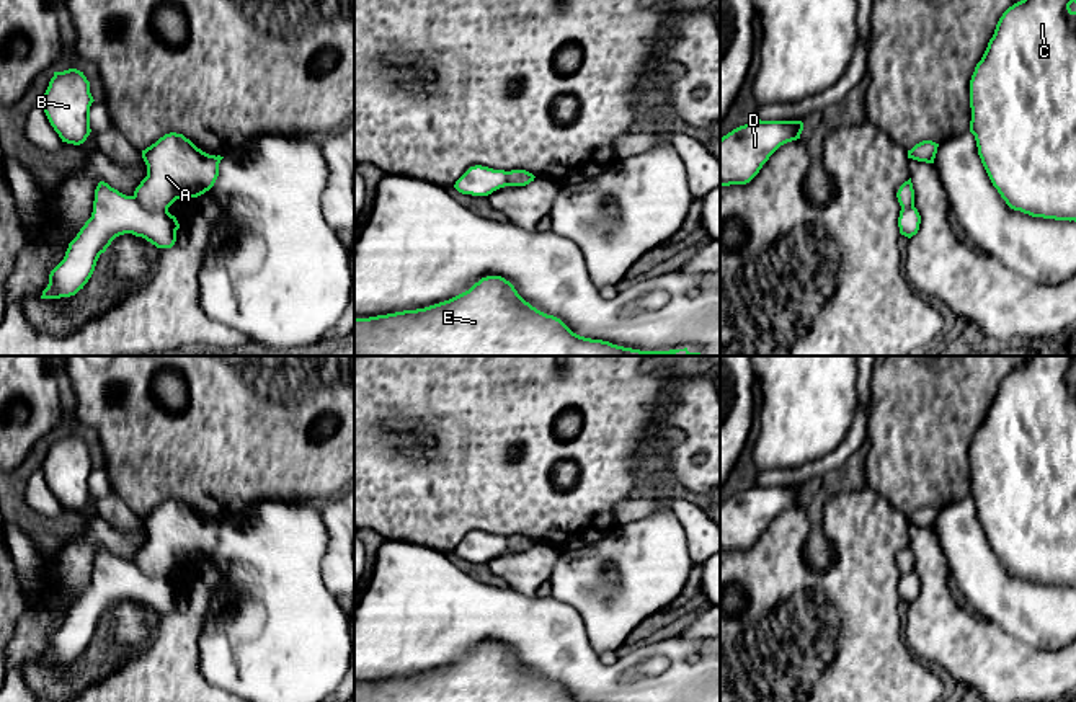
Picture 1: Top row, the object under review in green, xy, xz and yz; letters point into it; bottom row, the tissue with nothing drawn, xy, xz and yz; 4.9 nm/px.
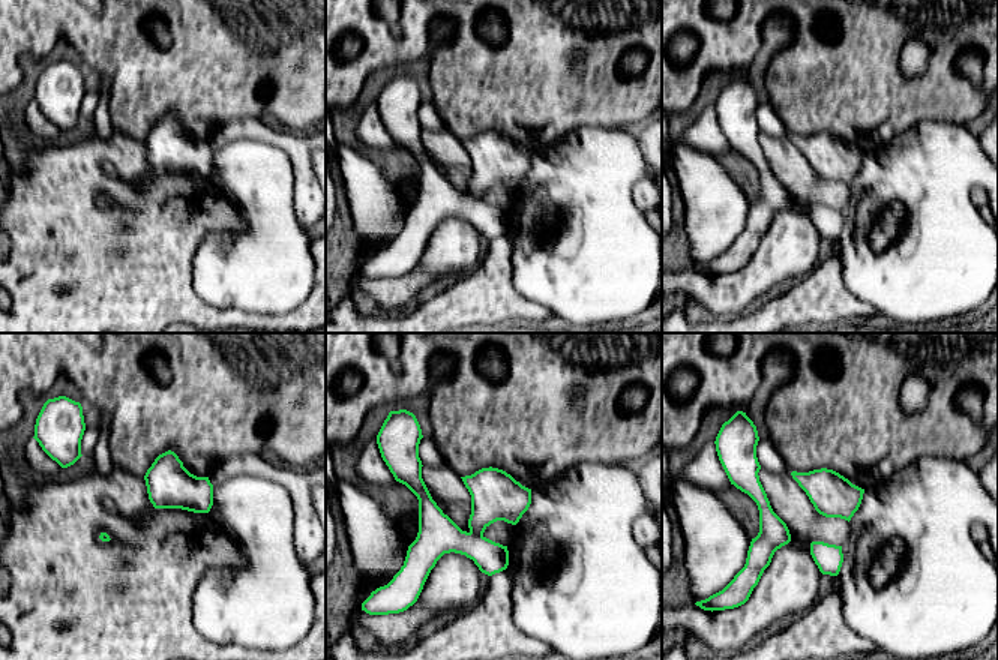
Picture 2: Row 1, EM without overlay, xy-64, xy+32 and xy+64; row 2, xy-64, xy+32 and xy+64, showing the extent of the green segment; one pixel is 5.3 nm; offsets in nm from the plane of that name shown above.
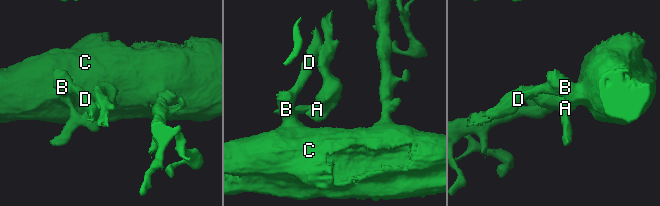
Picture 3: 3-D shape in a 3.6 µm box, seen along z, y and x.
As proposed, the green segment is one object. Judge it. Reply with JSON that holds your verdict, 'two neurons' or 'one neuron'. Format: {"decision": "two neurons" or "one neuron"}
{"decision": "two neurons"}

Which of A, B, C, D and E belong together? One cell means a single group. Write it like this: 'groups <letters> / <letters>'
groups A / B C D E

